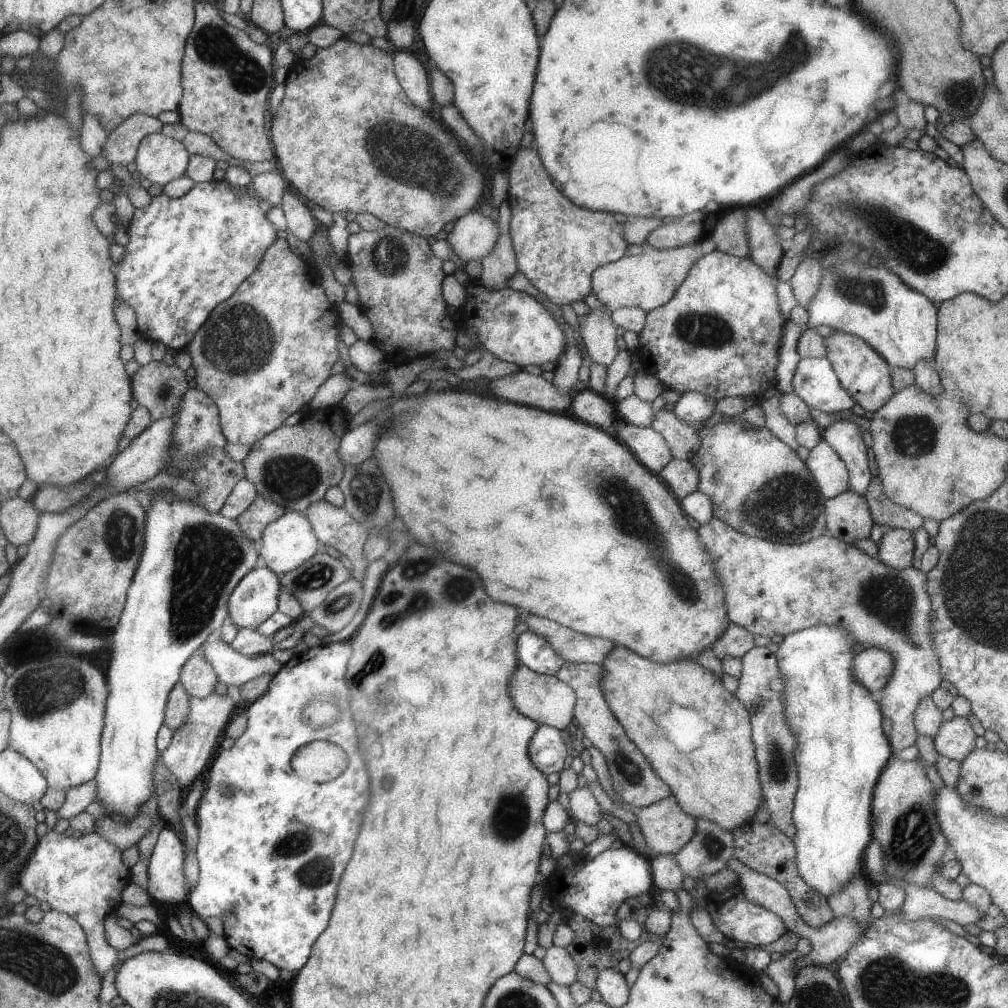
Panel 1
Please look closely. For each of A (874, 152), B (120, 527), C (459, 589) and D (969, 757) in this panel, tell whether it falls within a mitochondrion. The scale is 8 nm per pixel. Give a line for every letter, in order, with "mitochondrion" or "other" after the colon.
A: other
B: mitochondrion
C: mitochondrion
D: other

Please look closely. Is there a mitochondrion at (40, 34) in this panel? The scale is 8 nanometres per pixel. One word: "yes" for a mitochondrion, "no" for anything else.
no

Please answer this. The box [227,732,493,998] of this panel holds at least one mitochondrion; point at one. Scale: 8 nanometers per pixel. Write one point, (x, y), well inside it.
(316, 870)

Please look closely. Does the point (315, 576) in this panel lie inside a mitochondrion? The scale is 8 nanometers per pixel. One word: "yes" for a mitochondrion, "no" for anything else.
yes

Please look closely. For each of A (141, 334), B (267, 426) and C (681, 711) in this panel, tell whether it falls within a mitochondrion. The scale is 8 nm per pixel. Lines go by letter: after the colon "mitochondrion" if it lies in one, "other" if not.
A: other
B: other
C: other

